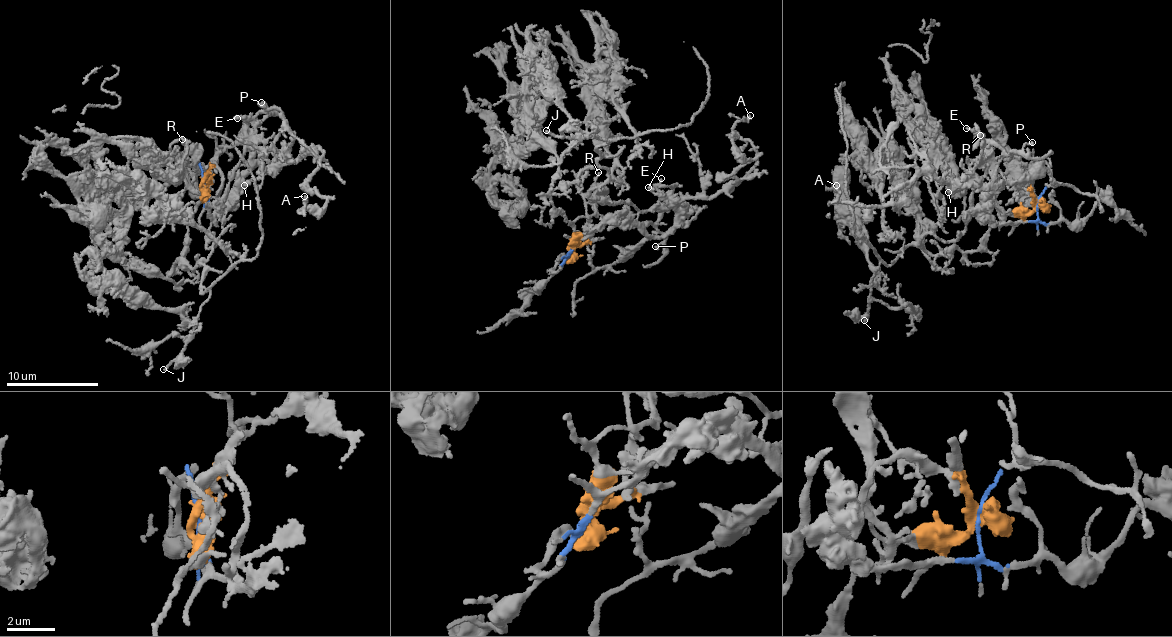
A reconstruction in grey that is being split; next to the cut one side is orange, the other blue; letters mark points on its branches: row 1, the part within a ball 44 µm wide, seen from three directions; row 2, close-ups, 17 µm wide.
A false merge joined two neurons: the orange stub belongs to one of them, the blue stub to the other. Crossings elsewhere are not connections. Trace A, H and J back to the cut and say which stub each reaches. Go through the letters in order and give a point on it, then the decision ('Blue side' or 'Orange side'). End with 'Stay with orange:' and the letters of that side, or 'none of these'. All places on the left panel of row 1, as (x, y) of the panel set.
A: Place: (304, 196). Blue side
H: Place: (244, 185). Blue side
J: Place: (163, 369). Orange side
Stay with orange: J

